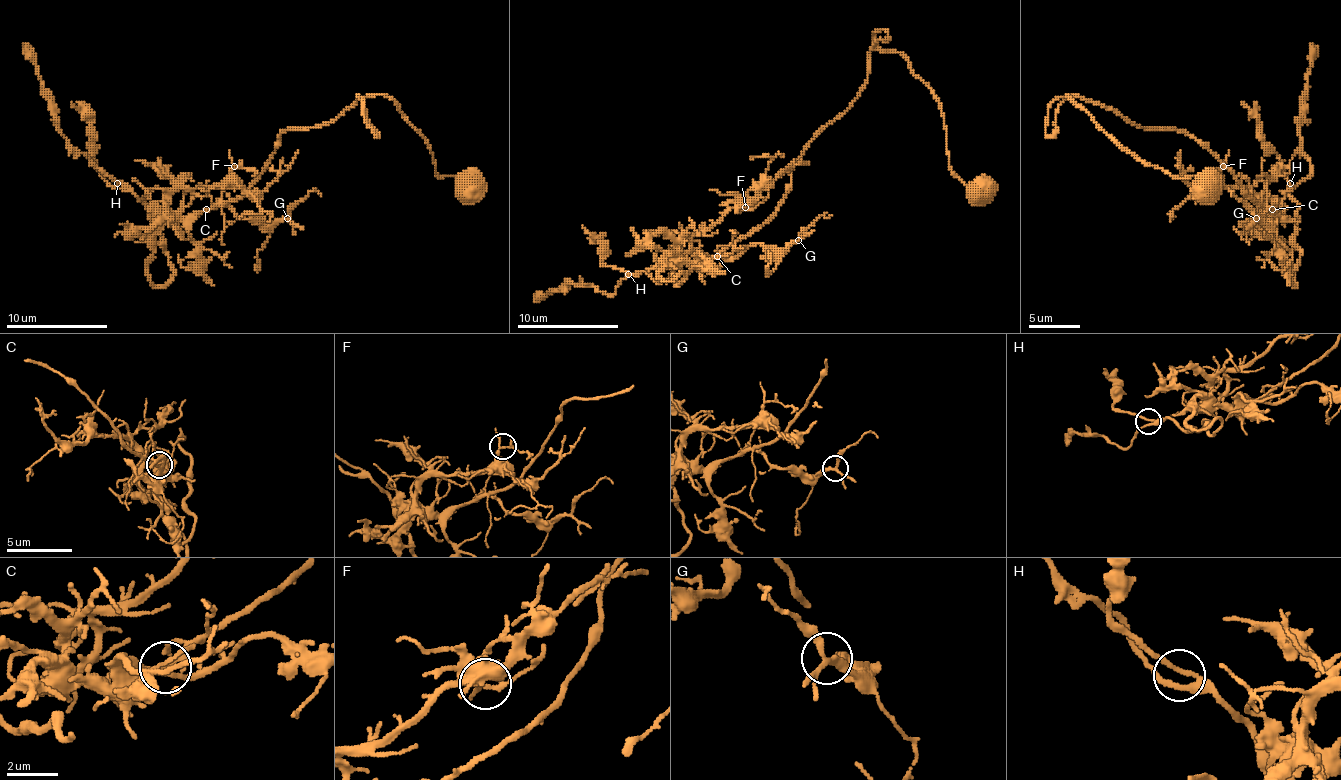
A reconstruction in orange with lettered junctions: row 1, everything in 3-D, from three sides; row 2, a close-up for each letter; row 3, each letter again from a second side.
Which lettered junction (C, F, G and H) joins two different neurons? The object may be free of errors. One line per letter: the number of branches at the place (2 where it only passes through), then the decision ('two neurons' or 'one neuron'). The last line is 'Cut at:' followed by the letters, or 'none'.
C: 3 branches meet; one neuron
F: 3 branches meet; one neuron
G: 4 branches meet; one neuron
H: 2 branches meet; one neuron
Cut at: none

